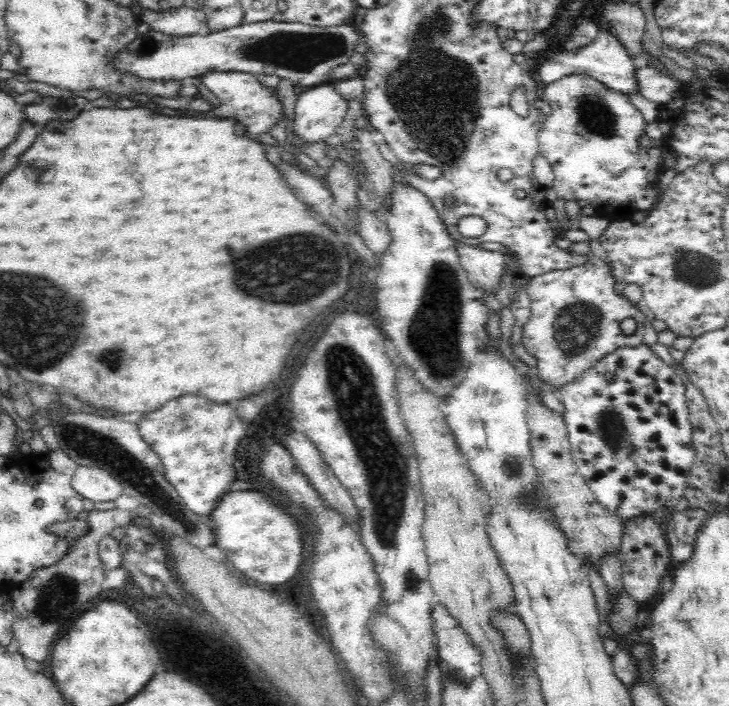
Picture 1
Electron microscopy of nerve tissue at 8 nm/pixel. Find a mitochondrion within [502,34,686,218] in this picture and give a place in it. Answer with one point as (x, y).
(594, 115)

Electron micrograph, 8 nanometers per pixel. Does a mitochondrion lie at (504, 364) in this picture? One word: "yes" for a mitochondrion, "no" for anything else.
no

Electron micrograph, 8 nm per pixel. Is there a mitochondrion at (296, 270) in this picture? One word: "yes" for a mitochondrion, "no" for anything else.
yes

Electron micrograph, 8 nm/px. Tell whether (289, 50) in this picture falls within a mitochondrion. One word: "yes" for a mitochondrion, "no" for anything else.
yes

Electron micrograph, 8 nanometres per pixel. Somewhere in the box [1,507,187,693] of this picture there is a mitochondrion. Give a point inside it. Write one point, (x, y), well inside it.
(59, 590)

